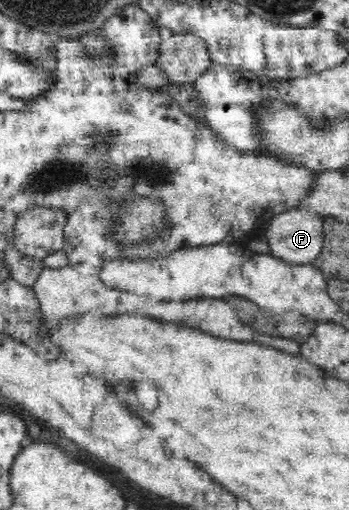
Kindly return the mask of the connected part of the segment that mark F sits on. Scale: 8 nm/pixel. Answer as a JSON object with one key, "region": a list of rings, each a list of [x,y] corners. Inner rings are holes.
{"region":[[[297,207],[271,218],[263,227],[263,234],[268,240],[270,254],[276,258],[294,264],[312,263],[323,247],[323,217]]]}

